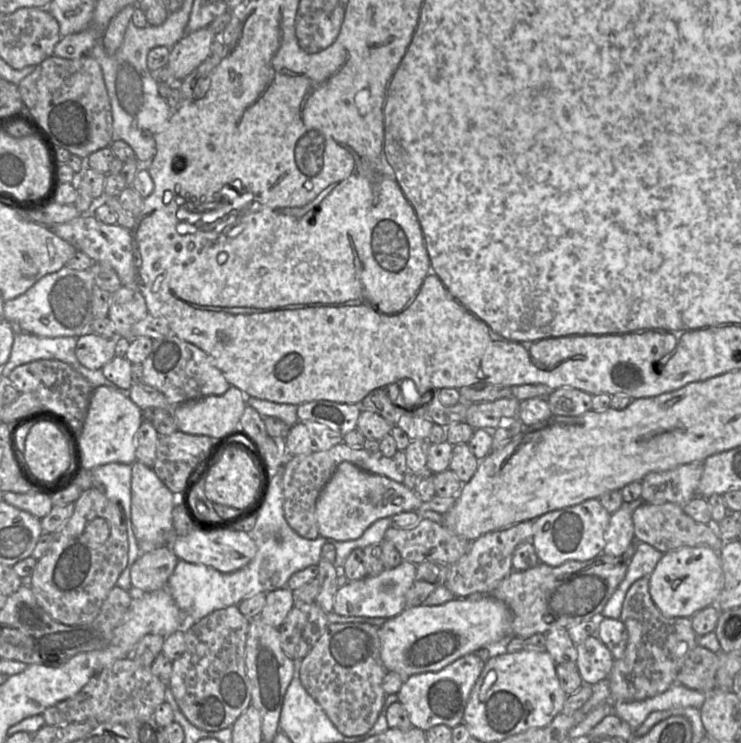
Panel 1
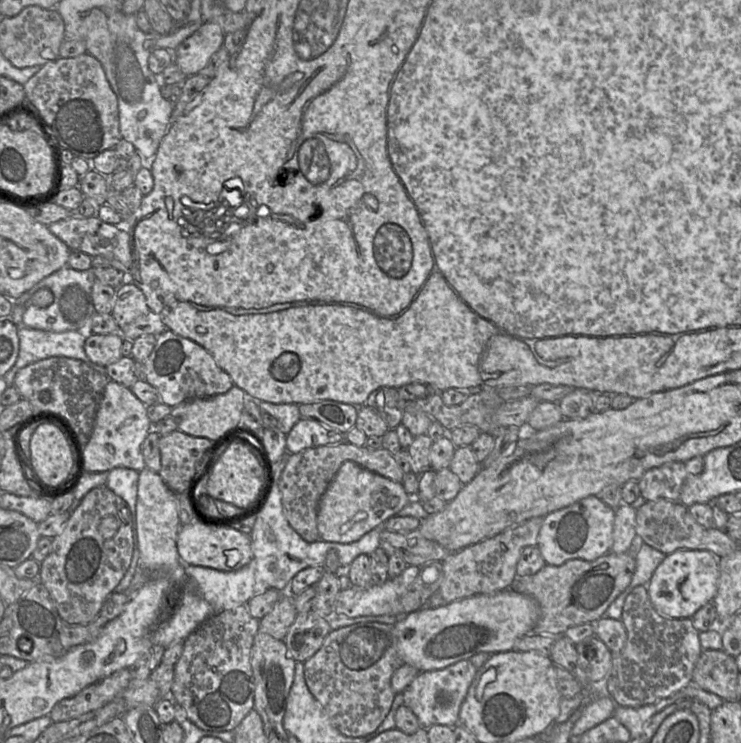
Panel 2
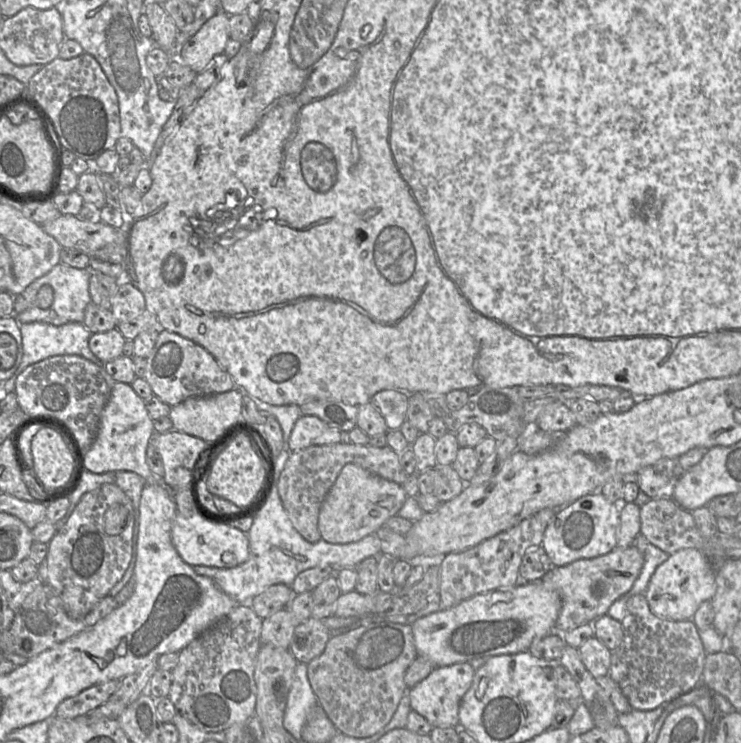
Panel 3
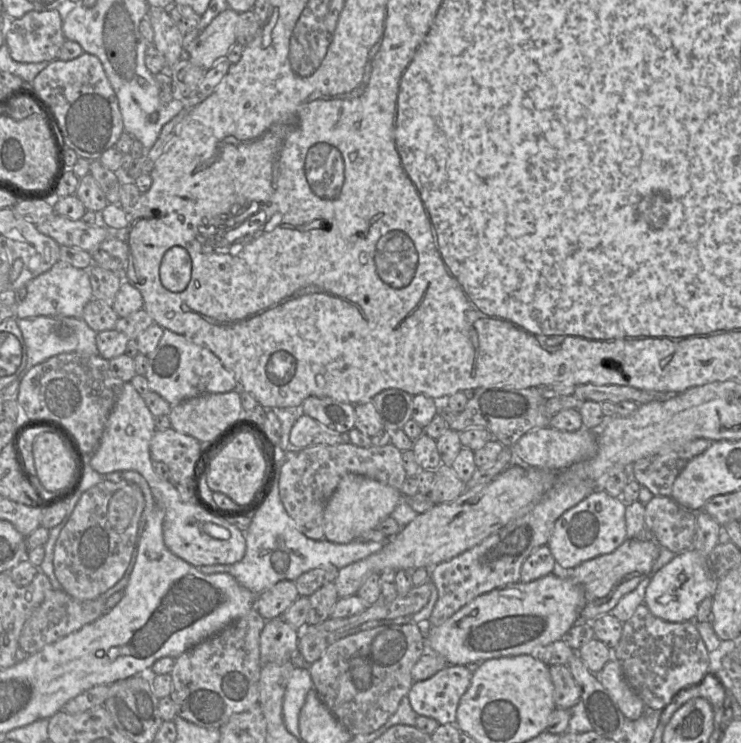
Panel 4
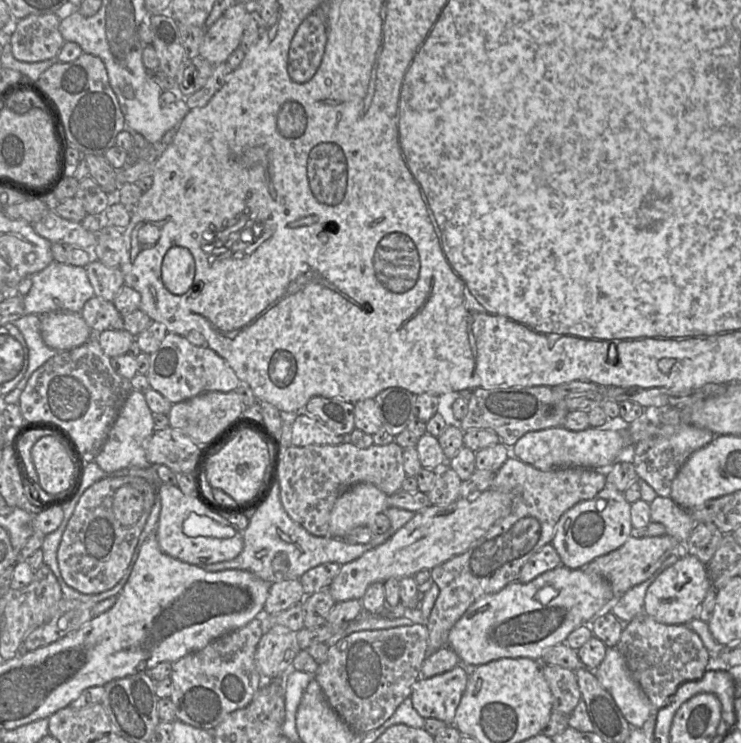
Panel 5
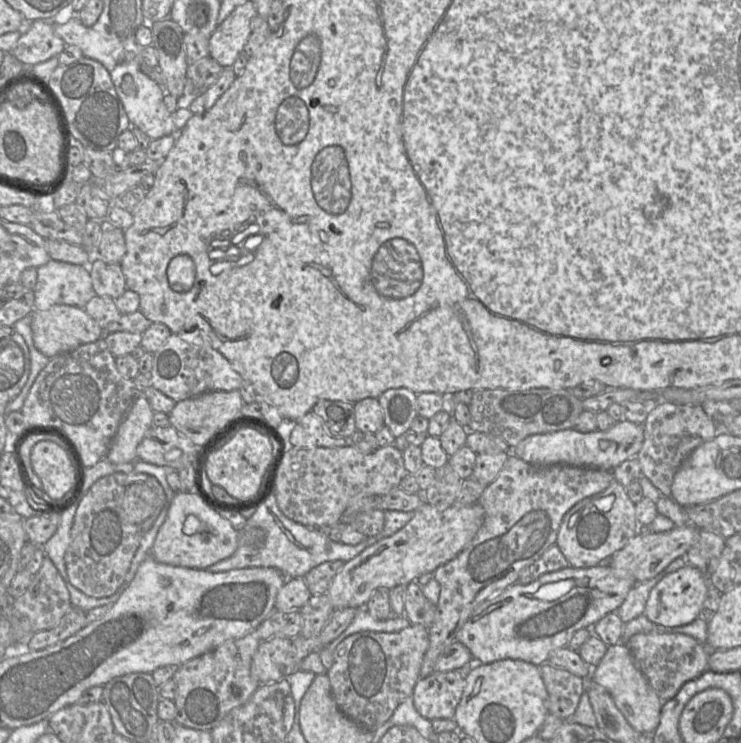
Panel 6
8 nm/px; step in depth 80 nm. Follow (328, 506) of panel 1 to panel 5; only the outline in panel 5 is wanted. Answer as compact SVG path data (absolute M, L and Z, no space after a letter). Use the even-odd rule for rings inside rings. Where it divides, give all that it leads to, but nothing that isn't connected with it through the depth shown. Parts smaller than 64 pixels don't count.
M358 483L343 493L335 502L329 523L329 535L343 538L350 530L366 526L374 517L388 508L388 496L371 483Z

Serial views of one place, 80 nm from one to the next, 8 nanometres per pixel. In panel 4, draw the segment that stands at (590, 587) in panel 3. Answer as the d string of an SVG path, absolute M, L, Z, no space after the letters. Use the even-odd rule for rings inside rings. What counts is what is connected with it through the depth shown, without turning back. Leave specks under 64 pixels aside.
M627 538L613 552L584 561L573 569L559 569L556 563L553 573L560 577L570 577L582 587L585 606L580 613L579 622L593 622L597 617L609 613L623 596L647 577L659 552L657 542Z

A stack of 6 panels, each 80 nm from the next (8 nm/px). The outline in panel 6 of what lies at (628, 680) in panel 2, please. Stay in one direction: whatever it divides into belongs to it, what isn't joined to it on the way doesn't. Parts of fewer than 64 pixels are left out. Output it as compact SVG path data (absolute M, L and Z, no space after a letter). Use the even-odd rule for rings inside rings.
M639 633L626 643L636 667L645 676L662 704L674 698L680 688L708 669L709 650L696 639L681 633Z

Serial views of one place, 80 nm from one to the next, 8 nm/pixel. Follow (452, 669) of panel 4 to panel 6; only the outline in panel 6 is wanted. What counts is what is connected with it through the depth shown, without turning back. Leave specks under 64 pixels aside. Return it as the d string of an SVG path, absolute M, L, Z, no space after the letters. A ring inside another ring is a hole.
M458 670L433 672L420 678L413 689L413 704L426 719L454 719L465 688Z

